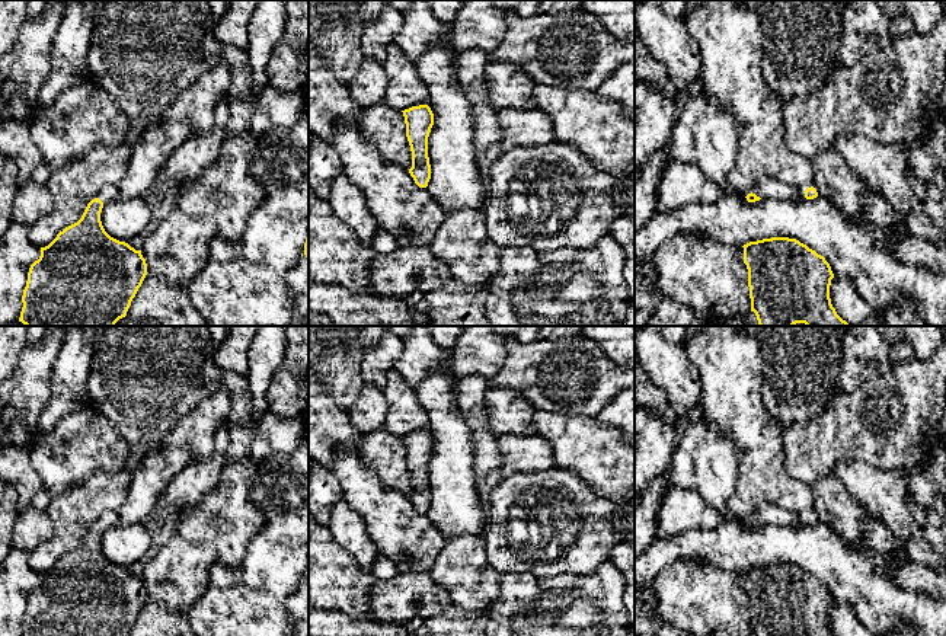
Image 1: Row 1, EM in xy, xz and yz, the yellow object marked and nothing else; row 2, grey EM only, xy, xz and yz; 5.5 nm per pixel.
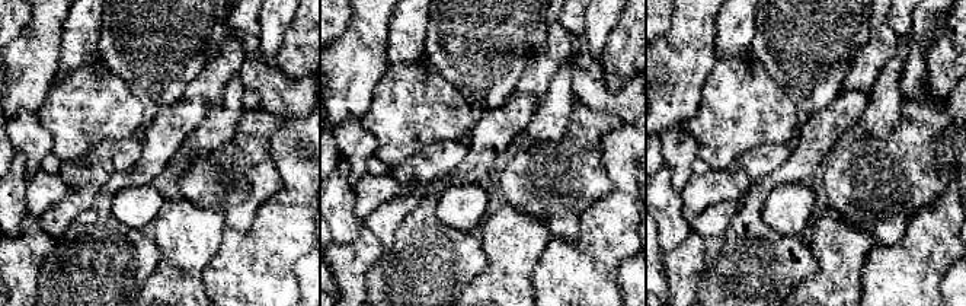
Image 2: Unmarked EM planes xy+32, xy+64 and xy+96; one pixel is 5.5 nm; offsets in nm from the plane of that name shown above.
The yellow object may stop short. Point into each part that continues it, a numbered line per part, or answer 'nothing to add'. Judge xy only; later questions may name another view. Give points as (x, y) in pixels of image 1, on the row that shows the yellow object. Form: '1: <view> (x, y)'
1: xy (160, 138)

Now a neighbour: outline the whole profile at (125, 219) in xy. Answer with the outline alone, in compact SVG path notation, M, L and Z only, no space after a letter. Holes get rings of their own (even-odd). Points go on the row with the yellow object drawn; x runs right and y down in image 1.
M143 196L105 202L100 212L105 231L125 243L137 237L150 220L150 208Z

